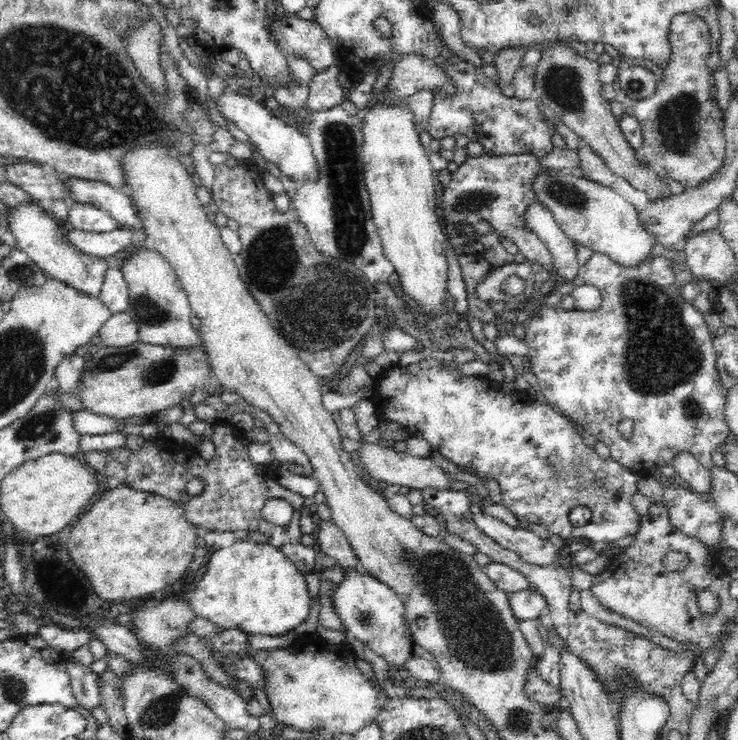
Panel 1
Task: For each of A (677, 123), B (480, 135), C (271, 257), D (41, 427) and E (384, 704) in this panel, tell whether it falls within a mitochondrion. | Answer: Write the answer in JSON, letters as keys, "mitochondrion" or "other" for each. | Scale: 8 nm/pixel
{"A":"mitochondrion","B":"other","C":"mitochondrion","D":"mitochondrion","E":"other"}

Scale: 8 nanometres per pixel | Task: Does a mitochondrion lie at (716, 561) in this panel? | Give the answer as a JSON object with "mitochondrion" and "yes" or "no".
{"mitochondrion":"no"}

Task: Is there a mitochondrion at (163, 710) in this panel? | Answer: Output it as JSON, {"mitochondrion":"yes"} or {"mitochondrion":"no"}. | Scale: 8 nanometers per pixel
{"mitochondrion":"yes"}

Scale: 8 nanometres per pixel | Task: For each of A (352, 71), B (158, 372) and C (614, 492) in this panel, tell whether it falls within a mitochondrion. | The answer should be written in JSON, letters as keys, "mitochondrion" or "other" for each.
{"A":"other","B":"mitochondrion","C":"mitochondrion"}

